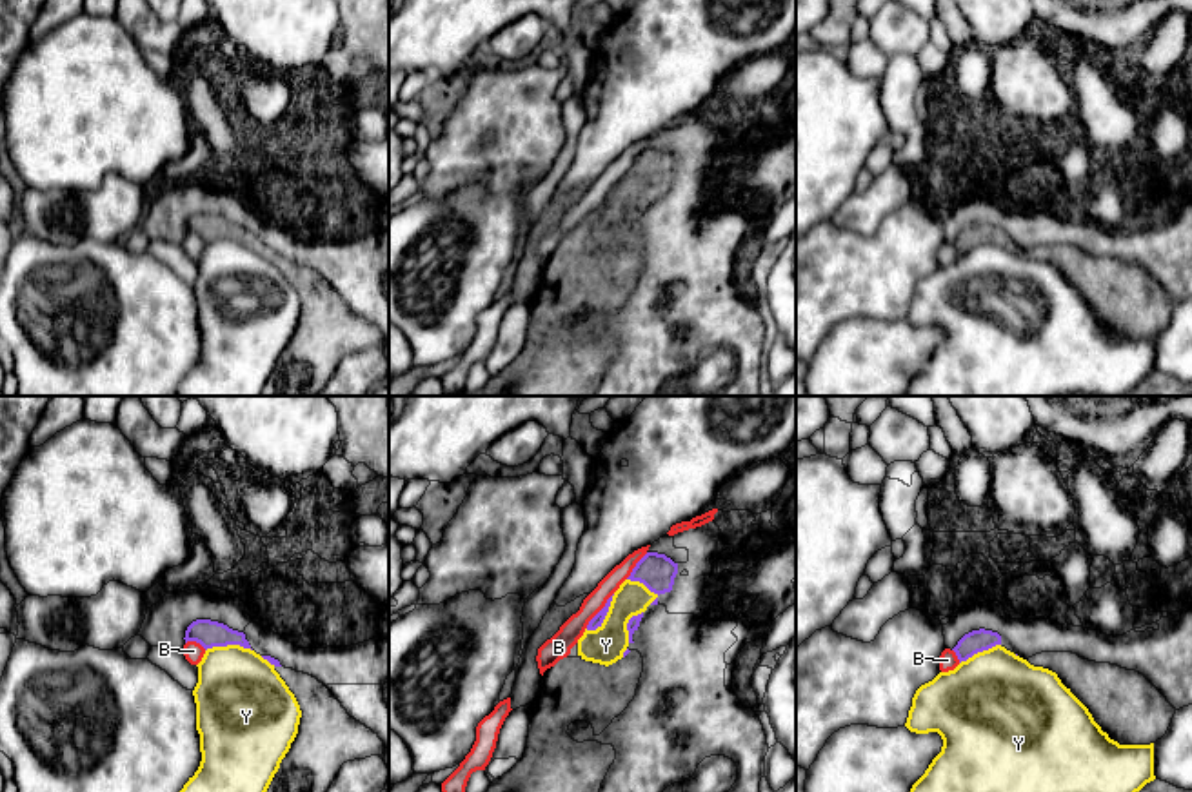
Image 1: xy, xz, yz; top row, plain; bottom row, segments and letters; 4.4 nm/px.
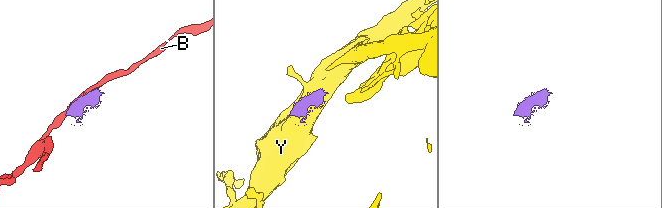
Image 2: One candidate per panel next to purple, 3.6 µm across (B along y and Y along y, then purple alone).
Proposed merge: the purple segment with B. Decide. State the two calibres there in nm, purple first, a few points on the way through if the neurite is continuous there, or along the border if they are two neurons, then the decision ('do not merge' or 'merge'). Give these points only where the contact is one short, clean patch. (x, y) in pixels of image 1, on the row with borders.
calibres 50 and 110 nm; do not merge

